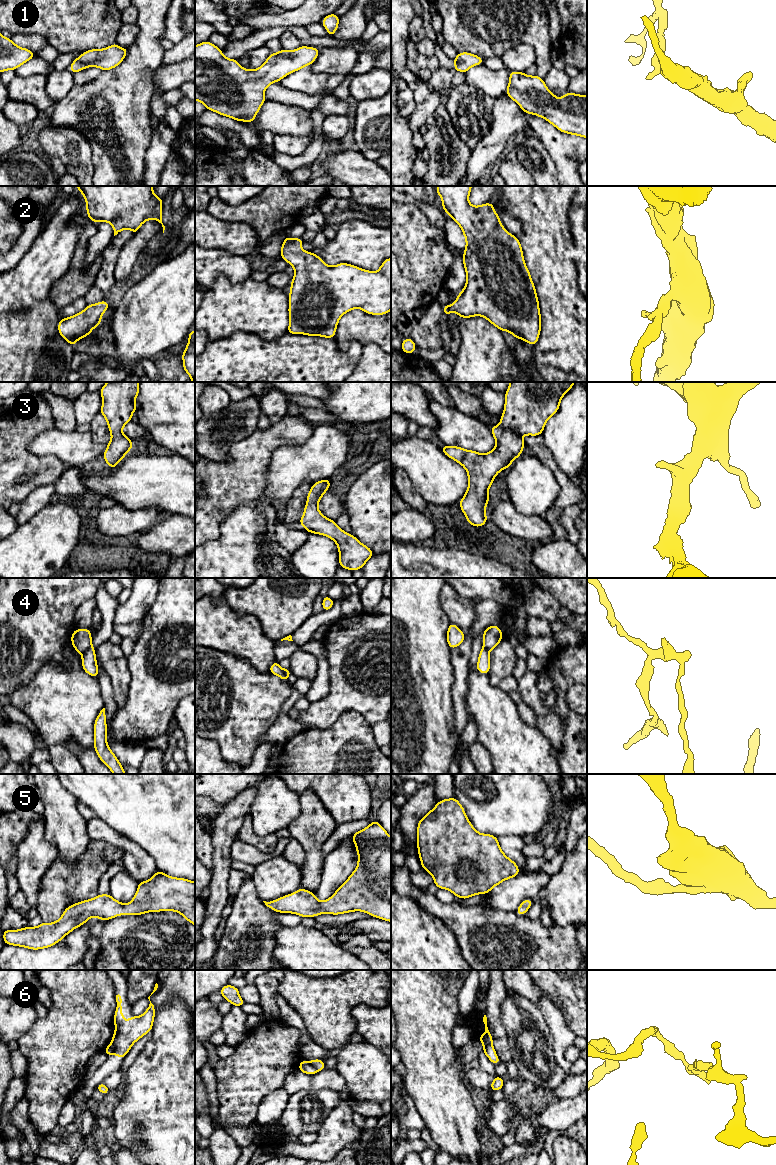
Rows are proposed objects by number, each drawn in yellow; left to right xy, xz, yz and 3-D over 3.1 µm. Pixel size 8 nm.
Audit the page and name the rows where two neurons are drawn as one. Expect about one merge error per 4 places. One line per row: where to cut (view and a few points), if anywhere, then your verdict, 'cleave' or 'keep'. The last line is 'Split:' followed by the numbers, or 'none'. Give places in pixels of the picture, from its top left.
1: no cut; keep
2: no cut; keep
3: no cut; keep
4: cut in xy along (91, 645), (82, 653); cleave
5: no cut; keep
6: cut in xy along (111, 1043), (114, 1047), (114, 1053); cleave
Split: 4, 6

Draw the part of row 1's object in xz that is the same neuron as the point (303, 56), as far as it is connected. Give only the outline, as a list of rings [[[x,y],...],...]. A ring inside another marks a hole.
[[[210,41],[195,46],[195,100],[200,101],[210,111],[236,121],[254,122],[260,107],[266,101],[266,88],[292,72],[311,65],[320,52],[319,48],[300,46],[289,51],[281,49],[268,56],[264,64],[255,69],[244,69],[239,62],[223,56]]]

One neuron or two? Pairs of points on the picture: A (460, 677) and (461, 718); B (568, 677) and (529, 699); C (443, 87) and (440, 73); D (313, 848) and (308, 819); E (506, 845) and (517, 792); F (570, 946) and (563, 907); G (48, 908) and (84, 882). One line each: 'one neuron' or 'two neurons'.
A: one neuron
B: two neurons
C: one neuron
D: one neuron
E: two neurons
F: two neurons
G: one neuron

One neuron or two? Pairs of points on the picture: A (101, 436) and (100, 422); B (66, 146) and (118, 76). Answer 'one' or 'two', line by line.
A: one
B: two

